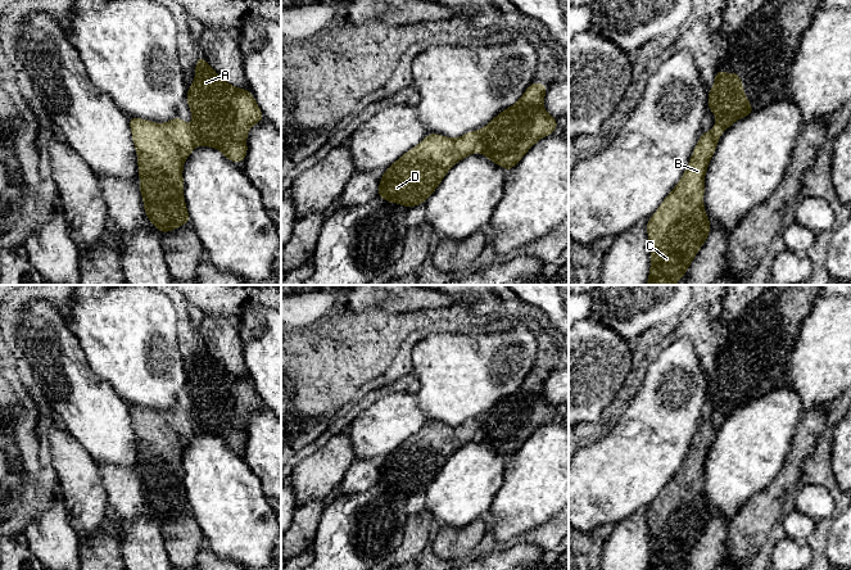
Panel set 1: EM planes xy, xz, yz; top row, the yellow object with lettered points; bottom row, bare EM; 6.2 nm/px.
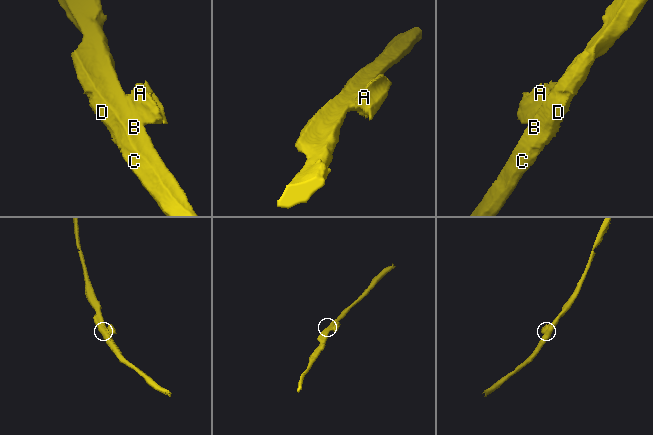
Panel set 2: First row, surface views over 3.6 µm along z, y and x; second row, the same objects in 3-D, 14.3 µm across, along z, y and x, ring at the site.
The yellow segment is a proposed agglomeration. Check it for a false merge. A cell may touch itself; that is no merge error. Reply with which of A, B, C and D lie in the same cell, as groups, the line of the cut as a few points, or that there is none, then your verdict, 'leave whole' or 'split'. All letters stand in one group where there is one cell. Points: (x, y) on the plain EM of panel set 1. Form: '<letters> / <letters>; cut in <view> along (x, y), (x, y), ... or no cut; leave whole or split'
A / B C D; cut in xz along (480, 419), (480, 434), (478, 437); split

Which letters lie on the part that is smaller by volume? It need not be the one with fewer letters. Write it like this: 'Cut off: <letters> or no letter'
Cut off: A

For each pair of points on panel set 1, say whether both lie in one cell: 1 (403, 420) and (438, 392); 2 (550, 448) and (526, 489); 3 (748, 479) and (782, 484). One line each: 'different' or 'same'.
1: different
2: same
3: different

